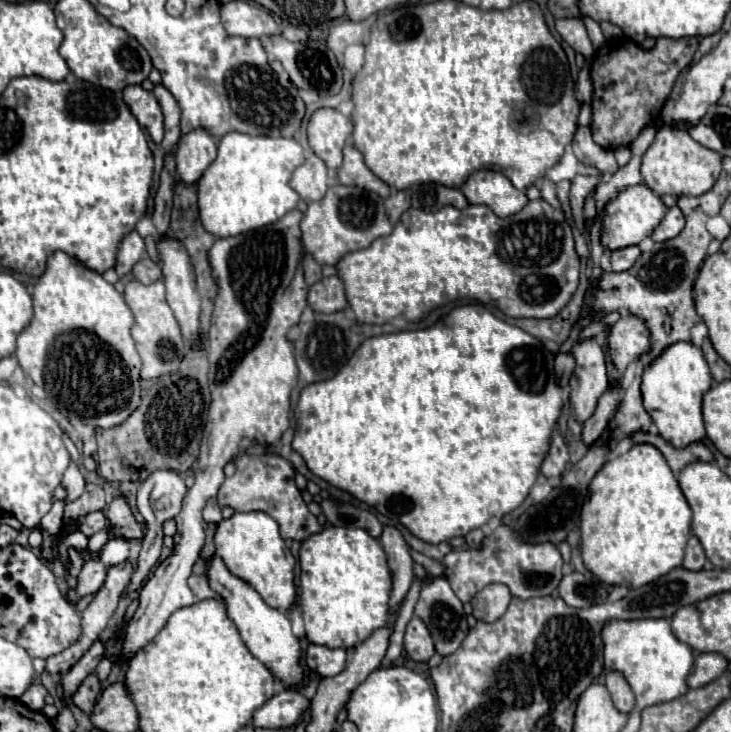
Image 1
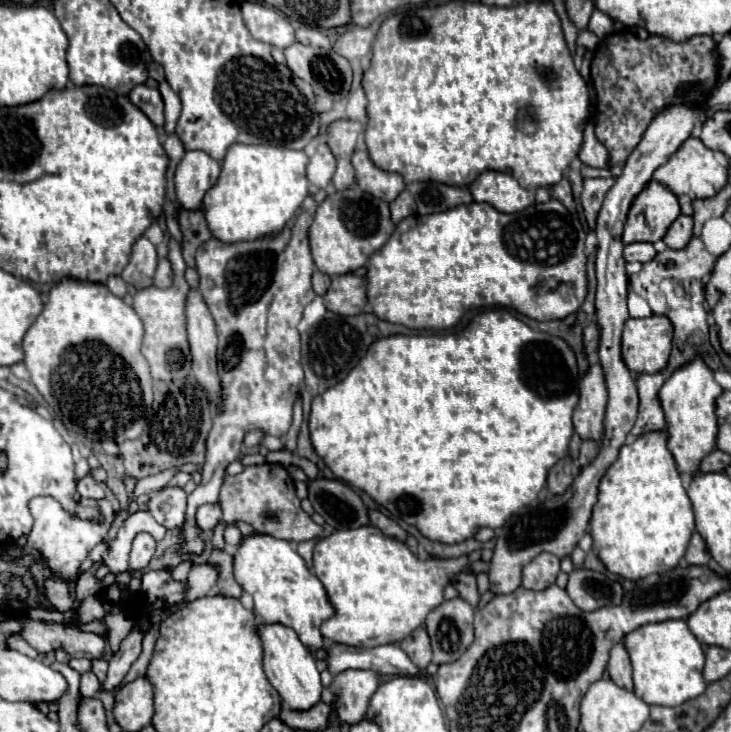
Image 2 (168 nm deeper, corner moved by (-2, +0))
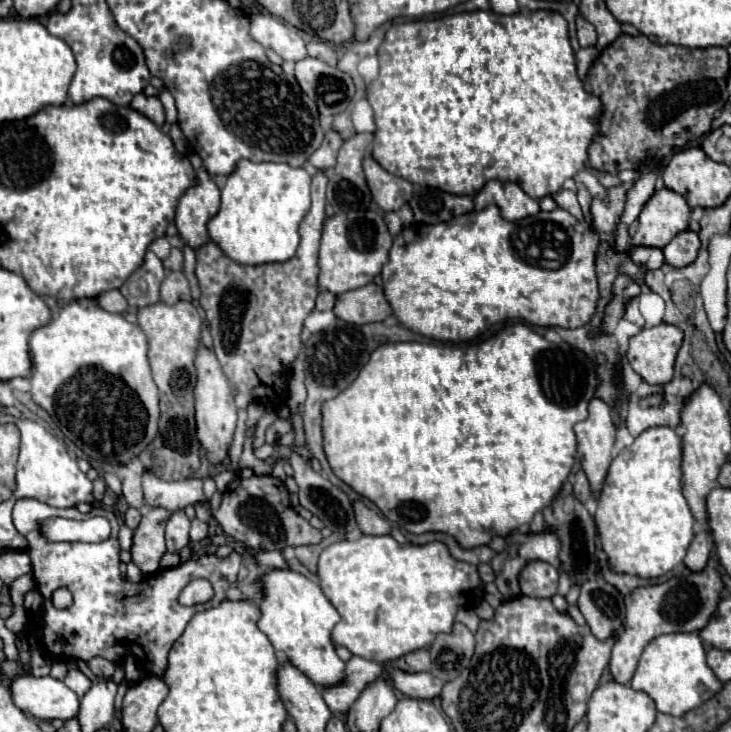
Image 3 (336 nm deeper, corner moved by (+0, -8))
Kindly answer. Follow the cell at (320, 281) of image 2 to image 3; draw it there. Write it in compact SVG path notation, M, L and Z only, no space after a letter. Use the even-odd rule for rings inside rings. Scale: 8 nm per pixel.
M320 290L318 298L316 298L316 310L332 310L336 302L336 296L328 290Z

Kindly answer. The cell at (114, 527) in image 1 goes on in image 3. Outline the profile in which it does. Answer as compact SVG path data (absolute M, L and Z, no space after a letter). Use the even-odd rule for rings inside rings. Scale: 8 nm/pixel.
M148 508L142 516L140 526L134 530L132 538L132 562L140 568L142 574L156 574L158 562L166 552L164 544L164 524L168 518L166 508Z

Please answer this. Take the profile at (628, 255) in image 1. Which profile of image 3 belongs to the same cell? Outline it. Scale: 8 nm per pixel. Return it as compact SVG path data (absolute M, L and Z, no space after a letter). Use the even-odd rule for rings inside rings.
M638 246L632 250L630 254L632 262L636 266L642 266L646 270L652 270L652 268L660 268L664 264L664 256L662 256L662 250L660 248L648 248L648 246Z

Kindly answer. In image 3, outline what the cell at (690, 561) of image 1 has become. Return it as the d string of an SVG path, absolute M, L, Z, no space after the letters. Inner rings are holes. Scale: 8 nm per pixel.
M700 532L694 536L690 548L688 548L688 554L684 558L684 564L692 570L692 572L700 572L702 568L706 568L708 560L710 560L710 542L708 542L708 534L706 532Z

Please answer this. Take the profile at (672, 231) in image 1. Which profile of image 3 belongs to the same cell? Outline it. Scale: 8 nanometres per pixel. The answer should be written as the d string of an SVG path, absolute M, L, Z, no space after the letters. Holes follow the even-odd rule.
M684 230L680 232L678 236L674 236L664 248L664 258L666 258L666 264L670 266L686 266L690 264L696 254L698 254L698 248L700 248L700 240L698 240L698 234L692 232L692 230Z

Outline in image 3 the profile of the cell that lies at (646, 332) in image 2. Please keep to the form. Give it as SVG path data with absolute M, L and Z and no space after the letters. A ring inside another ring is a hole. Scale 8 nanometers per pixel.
M672 324L642 328L628 344L626 360L644 382L666 384L672 380L674 358L682 344L680 328Z

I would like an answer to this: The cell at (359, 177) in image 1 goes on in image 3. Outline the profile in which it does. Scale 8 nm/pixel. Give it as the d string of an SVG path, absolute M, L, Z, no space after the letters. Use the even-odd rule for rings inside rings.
M364 158L364 174L366 184L372 192L372 200L384 210L394 212L402 204L406 204L412 196L412 184L404 178L398 178L390 172L386 172L374 158Z

